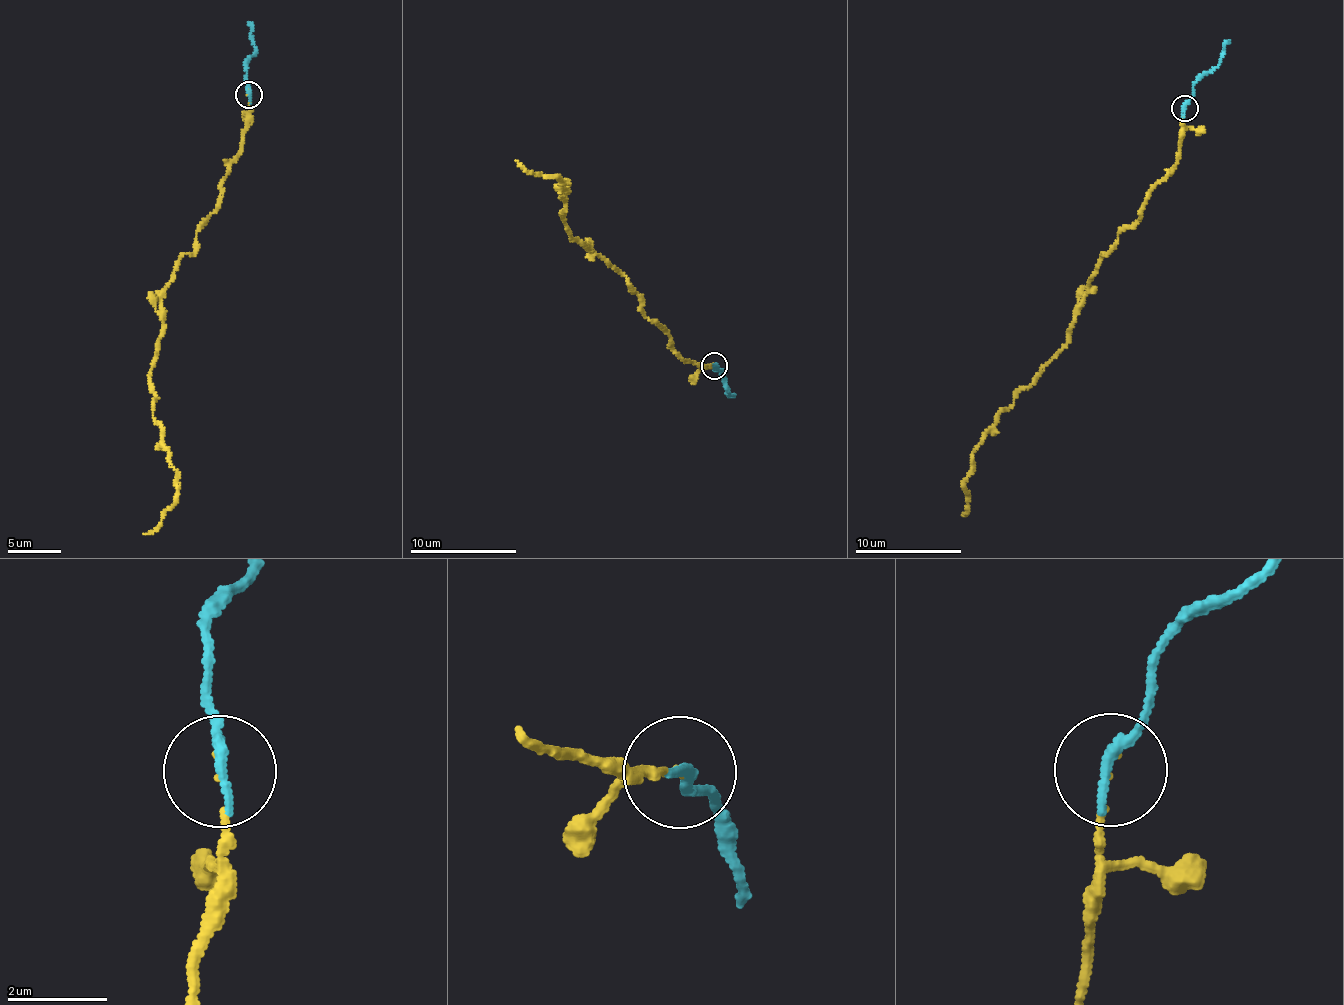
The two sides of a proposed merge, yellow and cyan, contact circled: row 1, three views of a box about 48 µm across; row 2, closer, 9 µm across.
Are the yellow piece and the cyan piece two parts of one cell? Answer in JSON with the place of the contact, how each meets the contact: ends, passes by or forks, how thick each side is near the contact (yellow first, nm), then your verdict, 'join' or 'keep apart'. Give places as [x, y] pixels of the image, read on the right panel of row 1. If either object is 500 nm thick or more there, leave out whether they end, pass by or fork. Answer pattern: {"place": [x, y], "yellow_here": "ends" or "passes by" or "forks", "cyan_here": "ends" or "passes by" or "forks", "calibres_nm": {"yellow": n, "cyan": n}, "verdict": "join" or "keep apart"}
{"place": [1184, 108], "yellow_here": "ends", "cyan_here": "ends", "calibres_nm": {"yellow": 60, "cyan": 260}, "verdict": "join"}

